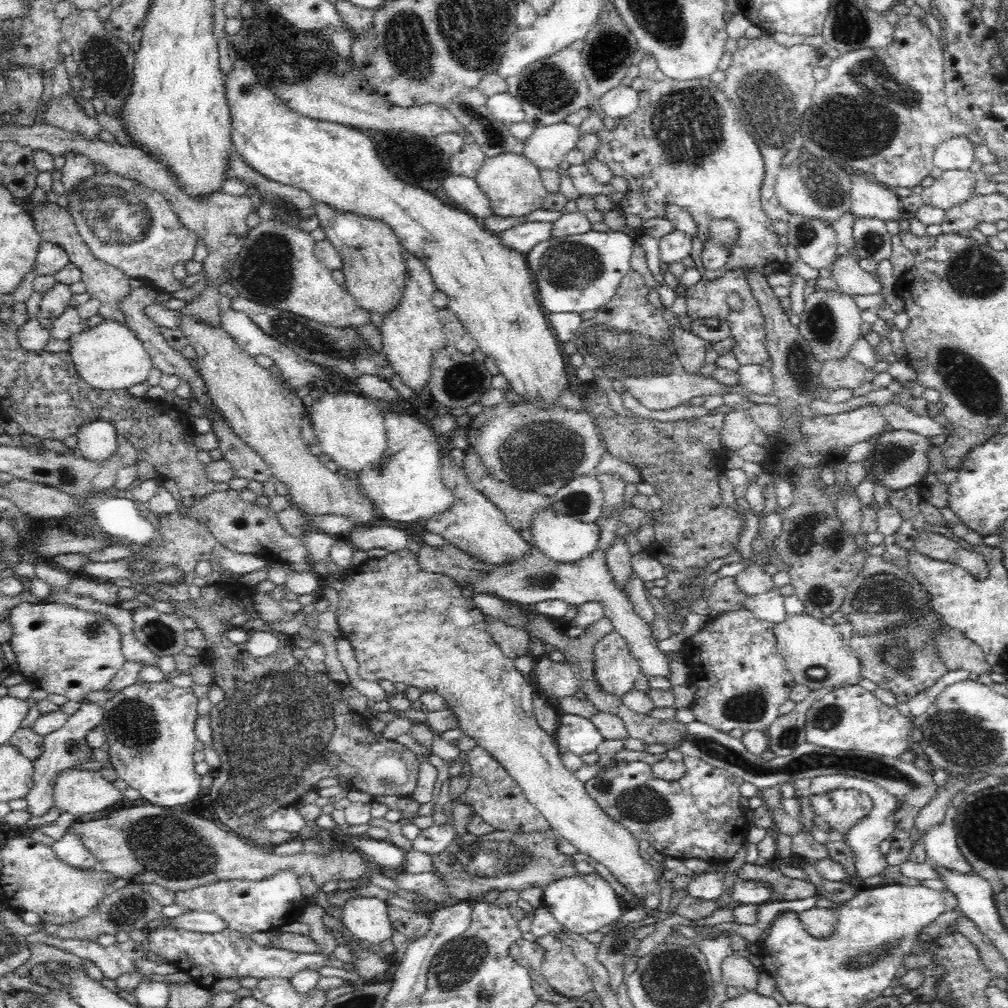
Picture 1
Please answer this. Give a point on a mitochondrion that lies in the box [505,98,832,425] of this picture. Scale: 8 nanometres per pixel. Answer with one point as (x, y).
(630, 353)

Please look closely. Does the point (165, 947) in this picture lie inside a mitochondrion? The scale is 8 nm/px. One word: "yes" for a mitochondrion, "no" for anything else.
no

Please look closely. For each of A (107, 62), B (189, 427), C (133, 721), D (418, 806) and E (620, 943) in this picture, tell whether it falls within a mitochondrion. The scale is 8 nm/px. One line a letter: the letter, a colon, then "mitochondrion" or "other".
A: mitochondrion
B: other
C: mitochondrion
D: other
E: mitochondrion

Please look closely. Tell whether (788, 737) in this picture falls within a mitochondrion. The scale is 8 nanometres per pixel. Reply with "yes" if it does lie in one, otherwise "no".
yes

